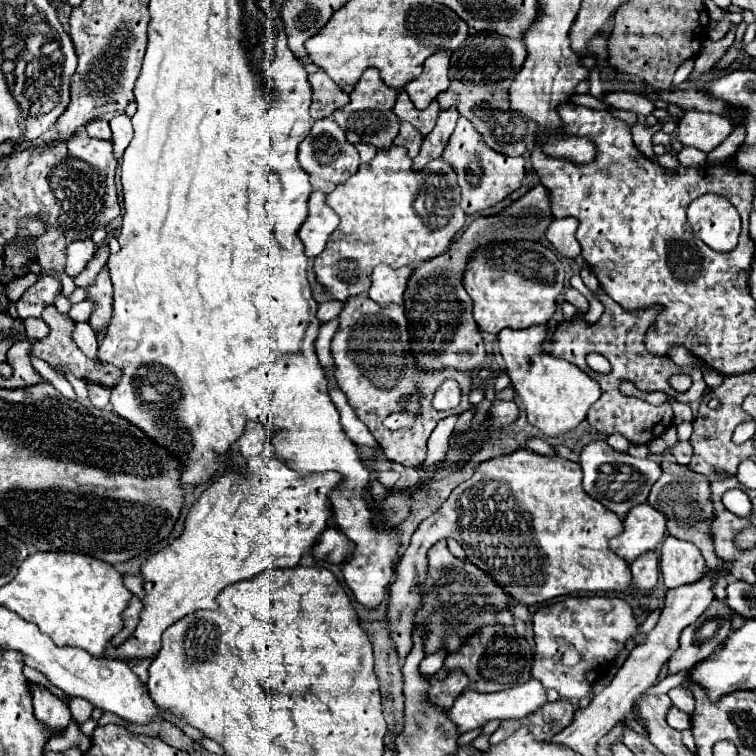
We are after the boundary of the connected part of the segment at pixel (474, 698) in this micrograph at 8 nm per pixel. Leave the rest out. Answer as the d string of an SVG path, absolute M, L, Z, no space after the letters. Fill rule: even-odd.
M530 679L524 685L518 685L518 687L512 687L512 689L504 689L504 691L498 691L498 693L478 693L478 691L466 689L462 695L456 697L454 705L446 711L446 717L456 725L458 733L466 733L466 731L472 731L476 727L482 727L486 721L492 721L492 719L506 721L506 719L528 717L530 713L538 711L546 701L548 701L546 689L536 679Z

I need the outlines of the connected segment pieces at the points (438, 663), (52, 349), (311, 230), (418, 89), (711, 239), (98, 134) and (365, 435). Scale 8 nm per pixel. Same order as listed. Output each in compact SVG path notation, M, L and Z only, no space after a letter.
M438 651L436 655L426 657L426 659L420 663L420 675L428 677L428 675L438 673L438 671L440 671L440 667L442 667L442 663L444 663L444 657L446 657L446 655L444 655L442 651Z
M48 305L48 307L46 307L46 313L42 313L42 317L44 317L44 321L48 323L50 333L48 333L48 337L44 337L44 339L40 339L40 341L34 343L32 355L36 355L38 359L46 361L46 363L48 363L50 367L54 367L54 369L62 369L62 371L68 371L68 373L76 375L78 379L82 379L82 381L86 381L86 383L96 383L96 385L102 385L102 387L112 389L112 387L120 381L122 371L118 371L118 367L114 367L112 363L104 363L104 361L92 361L92 359L88 359L88 357L78 349L78 345L76 345L74 339L72 339L72 331L74 331L76 323L74 323L66 313L58 313L58 309L56 309L54 305Z
M314 191L308 201L308 219L298 231L298 237L304 243L304 253L308 257L316 257L318 253L322 253L330 233L338 227L338 223L338 215L326 203L326 193Z
M438 51L426 59L424 71L420 77L410 81L410 85L404 87L404 91L410 95L414 107L426 109L432 99L436 99L438 93L442 93L450 85L450 57L448 51Z
M706 193L688 205L688 223L698 239L714 251L730 251L738 243L741 219L732 203L716 193Z
M92 119L92 121L86 125L86 133L88 133L90 137L96 137L96 139L110 139L110 137L112 137L106 119Z
M330 379L330 399L336 405L338 413L340 413L340 423L344 427L344 433L356 443L356 445L364 445L364 447L378 447L378 443L374 441L372 433L366 429L366 425L358 419L356 411L350 407L346 395L342 393L342 389L336 385L334 379Z

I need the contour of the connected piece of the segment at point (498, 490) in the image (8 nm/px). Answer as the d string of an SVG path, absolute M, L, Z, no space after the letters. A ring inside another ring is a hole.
M518 449L514 453L482 461L476 467L476 473L466 483L458 485L434 515L418 525L410 547L402 555L402 561L396 569L396 581L390 585L386 623L398 659L404 661L412 649L412 623L414 611L422 603L418 587L426 575L426 553L438 539L456 539L466 549L468 559L482 571L490 573L496 583L506 589L506 593L510 593L518 603L534 605L576 591L628 591L630 567L608 547L608 539L616 537L620 531L622 519L584 491L582 469L578 463L556 455L544 457L528 449Z

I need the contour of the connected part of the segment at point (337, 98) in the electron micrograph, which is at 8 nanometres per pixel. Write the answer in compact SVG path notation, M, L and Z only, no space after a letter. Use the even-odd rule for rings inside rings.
M324 71L310 75L310 85L312 85L312 105L310 105L312 119L330 117L338 107L344 107L350 101L348 93L338 85L334 85L334 81L330 81L330 77Z

